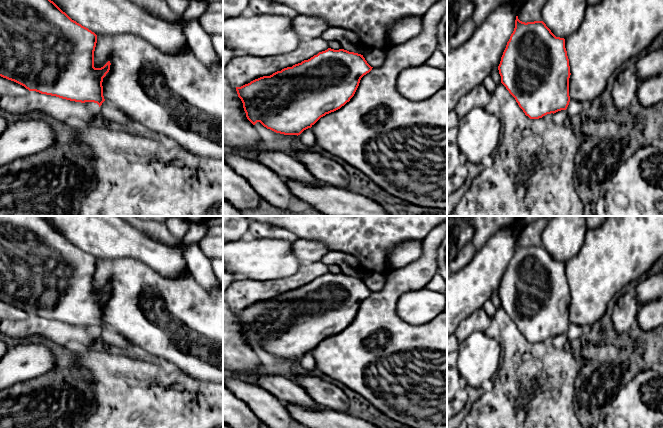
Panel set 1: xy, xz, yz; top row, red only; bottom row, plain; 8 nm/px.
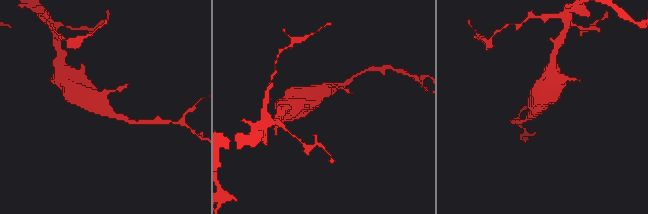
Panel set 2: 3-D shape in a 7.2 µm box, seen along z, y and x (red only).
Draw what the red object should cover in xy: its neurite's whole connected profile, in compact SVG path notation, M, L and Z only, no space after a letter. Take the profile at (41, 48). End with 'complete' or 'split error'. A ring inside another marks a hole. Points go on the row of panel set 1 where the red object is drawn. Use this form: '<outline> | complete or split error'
M0 0L0 76L24 86L29 91L36 91L41 94L56 96L75 102L94 102L100 107L105 101L102 82L110 70L111 63L108 61L101 68L94 67L96 43L97 35L94 32L72 20L51 0Z | complete

